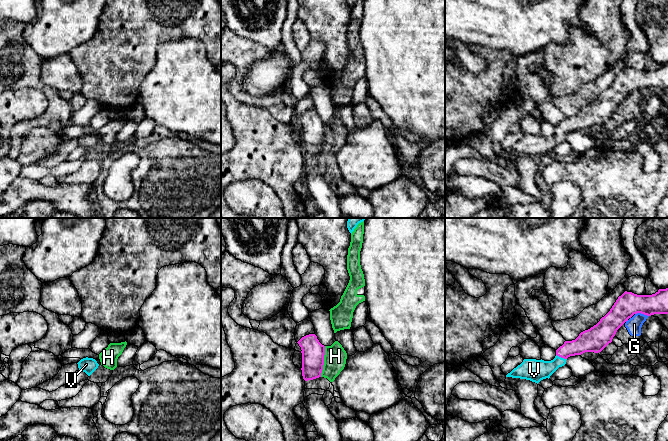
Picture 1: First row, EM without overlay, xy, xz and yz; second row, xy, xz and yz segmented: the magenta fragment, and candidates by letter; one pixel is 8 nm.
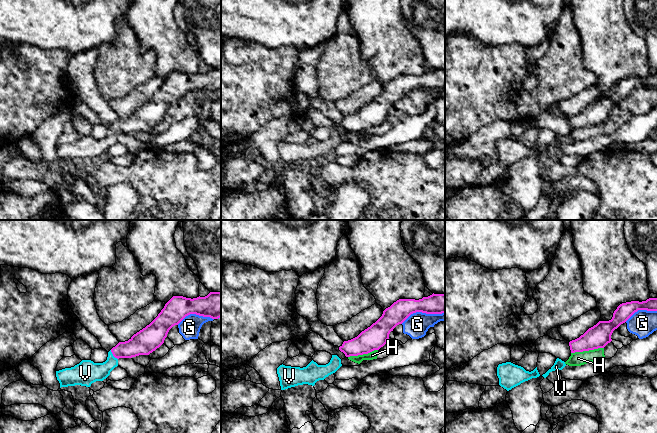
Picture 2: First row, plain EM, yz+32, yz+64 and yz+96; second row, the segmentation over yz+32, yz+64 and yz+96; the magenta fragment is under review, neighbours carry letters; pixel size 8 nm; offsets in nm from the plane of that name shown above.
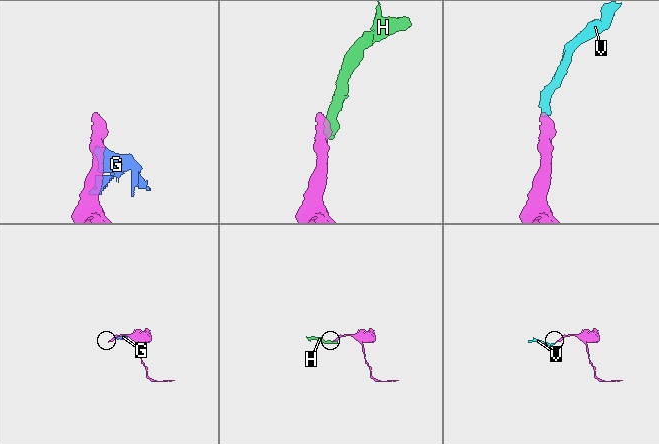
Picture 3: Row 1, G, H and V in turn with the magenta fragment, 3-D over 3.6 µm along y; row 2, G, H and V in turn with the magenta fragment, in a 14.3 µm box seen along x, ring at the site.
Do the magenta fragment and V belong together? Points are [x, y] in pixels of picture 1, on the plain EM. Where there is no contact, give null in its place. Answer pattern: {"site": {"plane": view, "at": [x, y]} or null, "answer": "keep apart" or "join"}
{"site": {"plane": "yz", "at": [561, 133]}, "answer": "join"}

